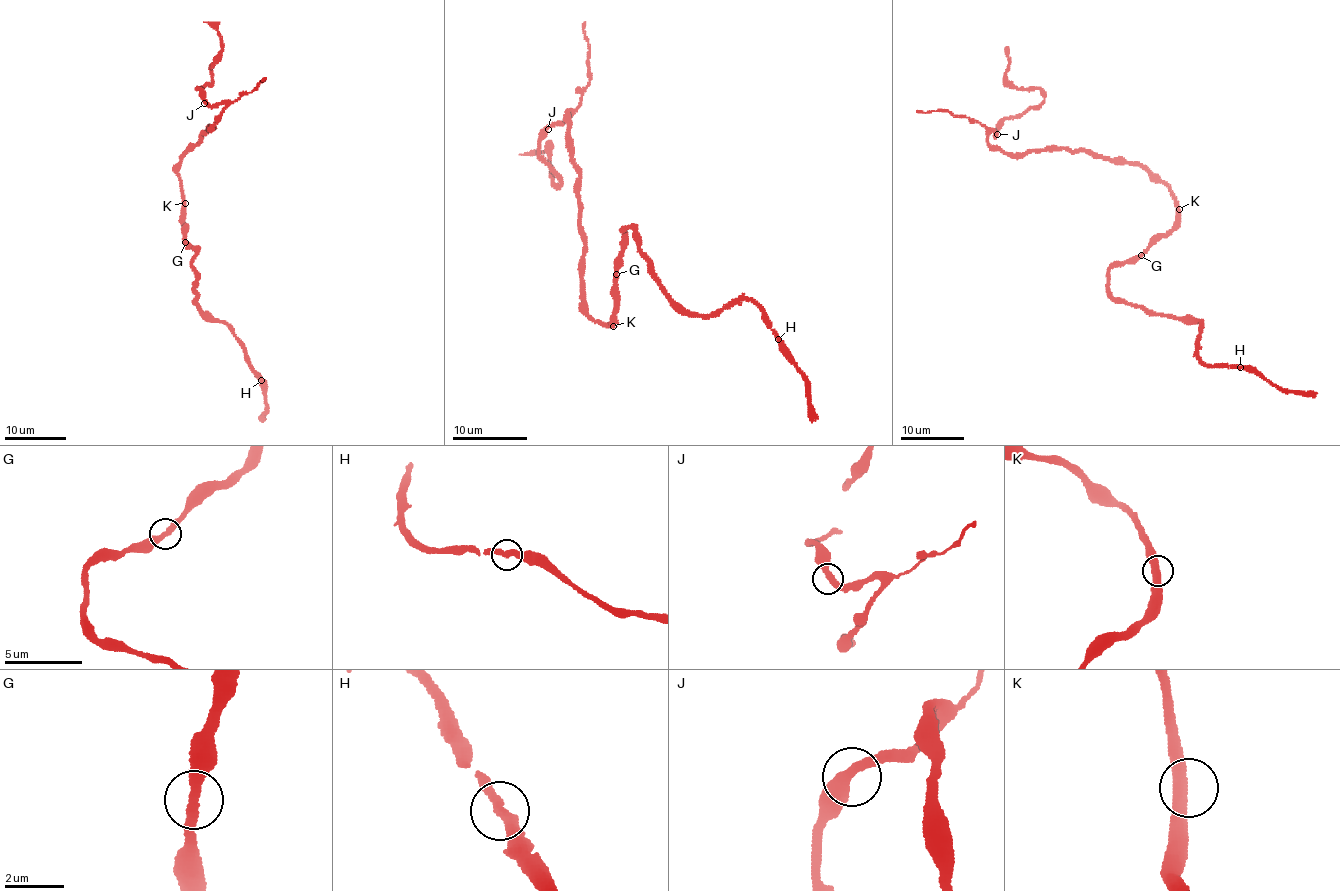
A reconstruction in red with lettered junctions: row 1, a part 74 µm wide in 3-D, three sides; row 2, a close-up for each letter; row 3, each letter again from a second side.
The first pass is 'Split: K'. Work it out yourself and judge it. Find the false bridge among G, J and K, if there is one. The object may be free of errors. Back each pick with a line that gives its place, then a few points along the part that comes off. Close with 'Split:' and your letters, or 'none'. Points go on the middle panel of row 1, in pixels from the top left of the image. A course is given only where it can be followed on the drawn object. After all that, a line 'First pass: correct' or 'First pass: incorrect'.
Split: none
First pass: incorrect

